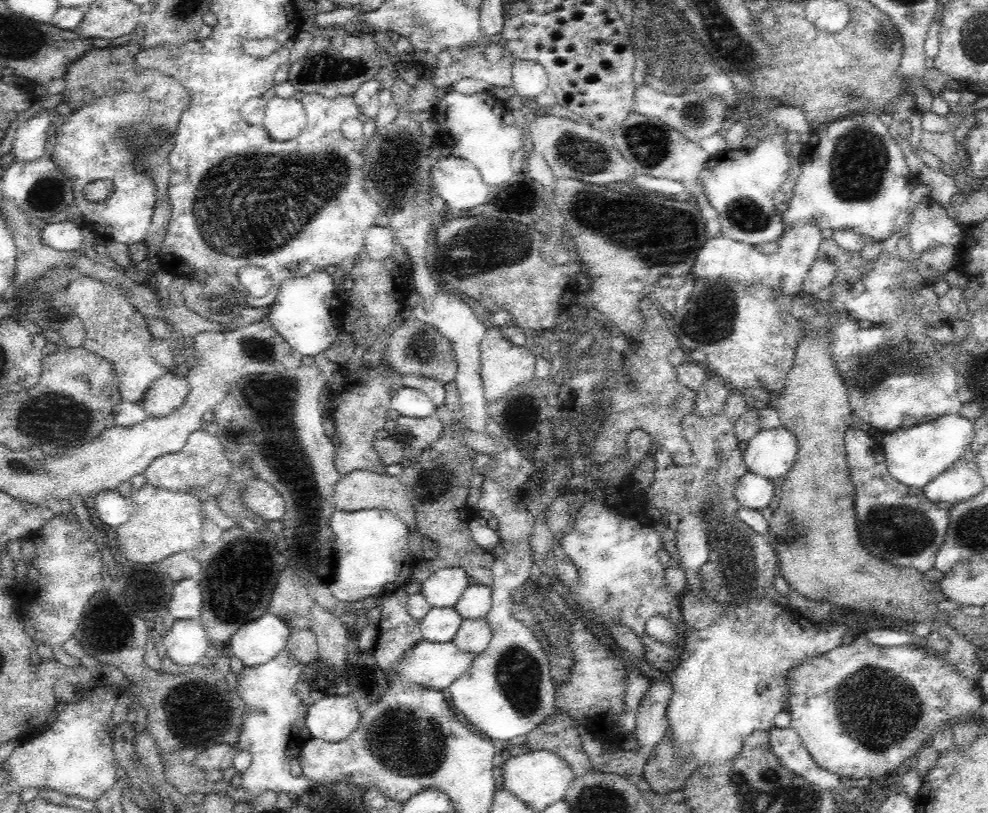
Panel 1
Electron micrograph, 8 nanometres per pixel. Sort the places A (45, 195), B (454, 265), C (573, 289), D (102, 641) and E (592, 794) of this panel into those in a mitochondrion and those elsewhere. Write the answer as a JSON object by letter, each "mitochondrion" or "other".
{"A":"mitochondrion","B":"other","C":"other","D":"mitochondrion","E":"mitochondrion"}

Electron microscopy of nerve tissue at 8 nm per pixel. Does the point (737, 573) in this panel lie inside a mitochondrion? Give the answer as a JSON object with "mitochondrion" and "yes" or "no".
{"mitochondrion":"yes"}

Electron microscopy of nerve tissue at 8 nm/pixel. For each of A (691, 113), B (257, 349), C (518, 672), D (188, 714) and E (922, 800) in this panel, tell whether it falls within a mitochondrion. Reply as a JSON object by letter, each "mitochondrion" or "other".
{"A":"mitochondrion","B":"mitochondrion","C":"mitochondrion","D":"mitochondrion","E":"other"}

